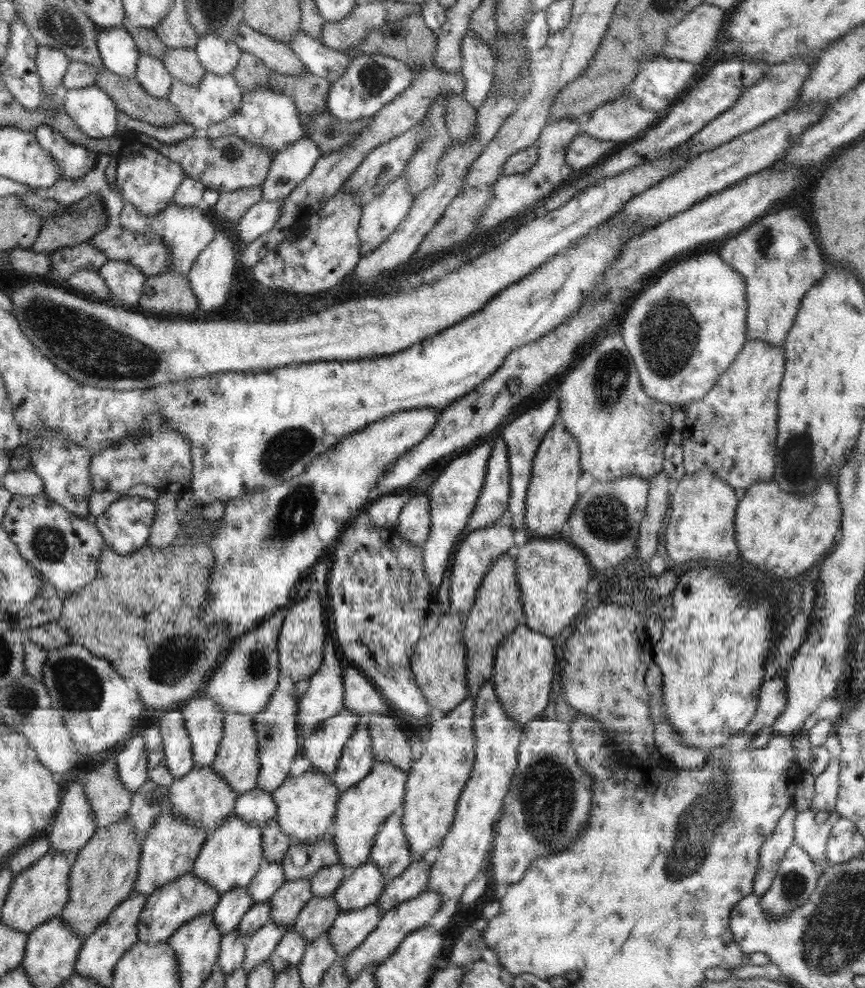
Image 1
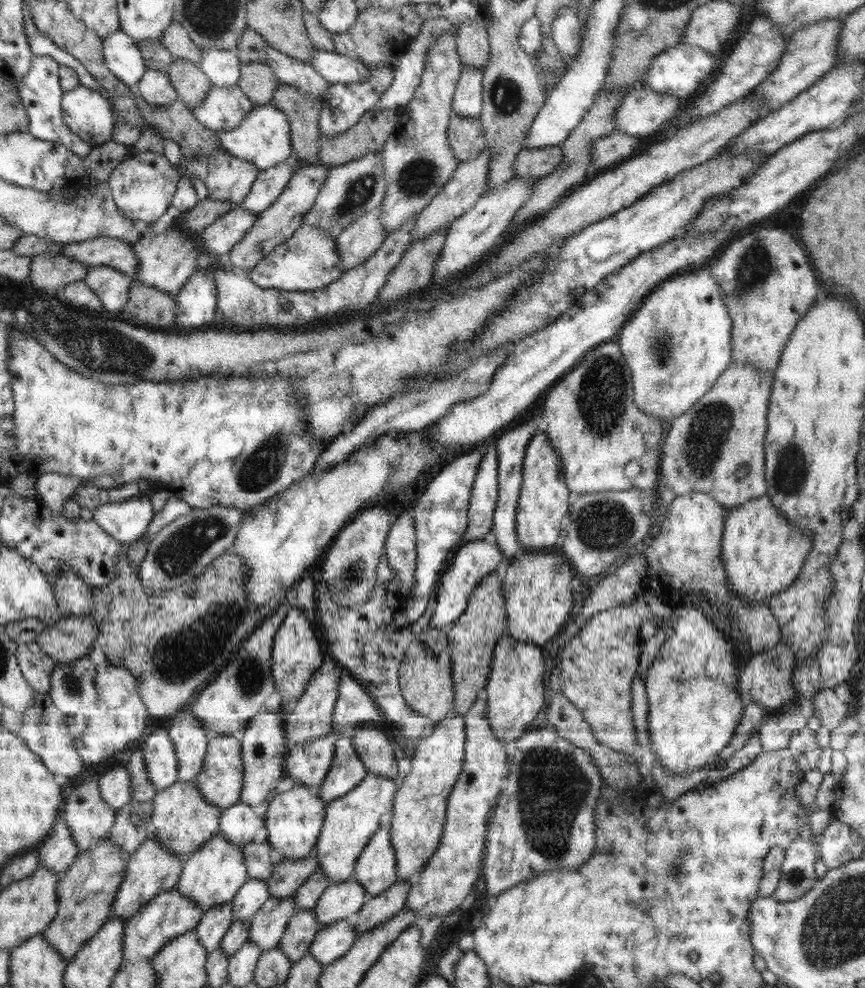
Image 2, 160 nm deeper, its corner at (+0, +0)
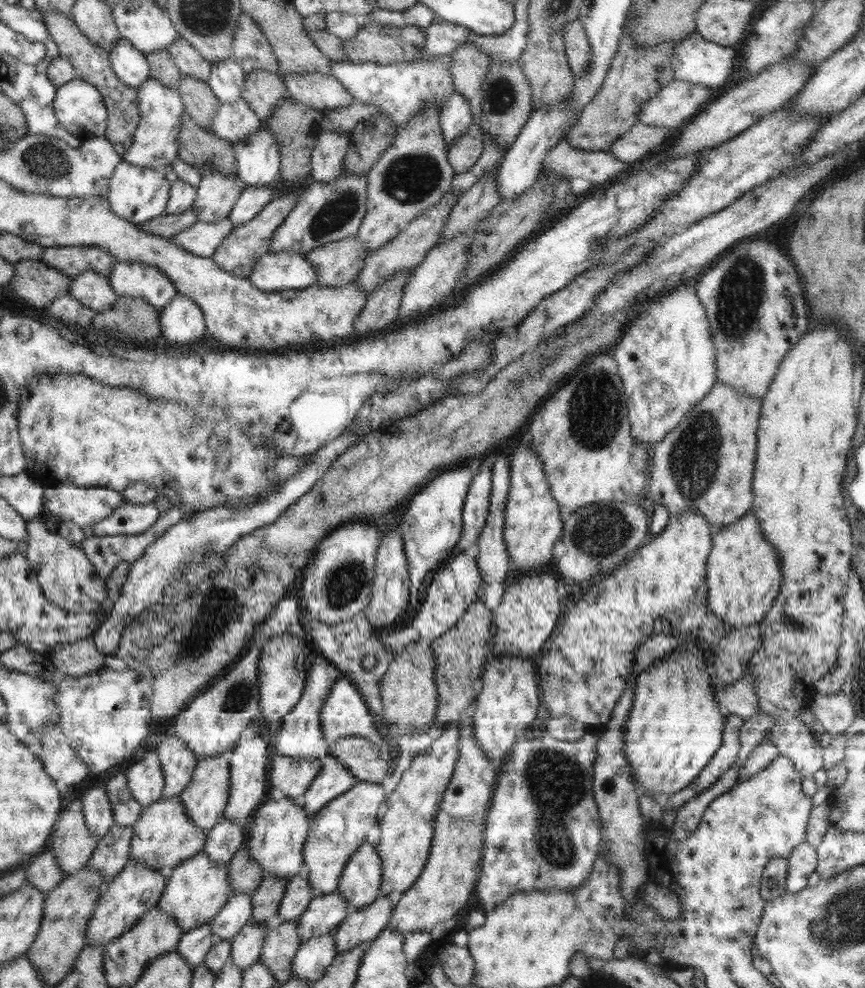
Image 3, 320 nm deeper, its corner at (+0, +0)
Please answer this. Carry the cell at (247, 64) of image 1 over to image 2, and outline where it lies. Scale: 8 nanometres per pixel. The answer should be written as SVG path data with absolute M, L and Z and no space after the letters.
M248 62L240 65L241 77L237 86L253 104L269 104L279 80L265 63Z

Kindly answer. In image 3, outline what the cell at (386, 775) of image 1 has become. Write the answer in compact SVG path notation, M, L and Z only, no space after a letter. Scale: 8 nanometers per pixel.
M358 781L353 788L323 806L310 820L309 833L303 844L303 864L308 867L308 880L317 894L330 894L338 888L345 864L367 840L368 831L377 828L376 812L387 799L380 783Z

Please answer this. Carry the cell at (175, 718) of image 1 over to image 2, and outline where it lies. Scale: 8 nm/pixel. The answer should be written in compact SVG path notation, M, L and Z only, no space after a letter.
M166 728L158 729L144 736L143 758L146 772L156 791L163 791L177 781L178 759L173 740Z

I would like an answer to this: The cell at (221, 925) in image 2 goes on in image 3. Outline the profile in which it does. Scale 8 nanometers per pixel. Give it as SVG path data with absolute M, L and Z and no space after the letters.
M207 922L207 924L202 924L184 933L175 950L193 968L203 964L206 953L210 950L214 941L212 928L209 926L209 922Z

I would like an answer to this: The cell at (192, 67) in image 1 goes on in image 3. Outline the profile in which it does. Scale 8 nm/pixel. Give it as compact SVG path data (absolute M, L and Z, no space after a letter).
M182 75L178 88L185 111L193 118L193 121L204 130L211 130L211 123L218 110L219 100L214 96L207 82L199 78Z

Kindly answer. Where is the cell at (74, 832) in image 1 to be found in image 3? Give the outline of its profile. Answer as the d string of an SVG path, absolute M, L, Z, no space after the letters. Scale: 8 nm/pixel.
M48 846L36 855L29 864L24 866L25 882L40 892L48 893L65 877L58 863L55 861L54 848Z

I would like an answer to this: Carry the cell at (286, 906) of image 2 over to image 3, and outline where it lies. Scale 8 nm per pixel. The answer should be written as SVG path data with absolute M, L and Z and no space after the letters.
M249 920L231 941L231 960L241 970L258 962L268 929L261 922Z

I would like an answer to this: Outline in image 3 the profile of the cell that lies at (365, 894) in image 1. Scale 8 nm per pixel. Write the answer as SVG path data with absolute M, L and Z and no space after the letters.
M337 890L330 894L317 894L297 920L298 937L303 942L329 934L350 911L347 900Z

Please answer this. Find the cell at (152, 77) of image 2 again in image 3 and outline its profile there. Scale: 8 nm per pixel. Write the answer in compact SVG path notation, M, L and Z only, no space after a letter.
M151 77L137 88L137 97L140 122L132 137L130 148L123 155L124 161L133 166L163 170L178 160L178 133L181 116L185 111L184 105L177 89L164 86L158 79Z

